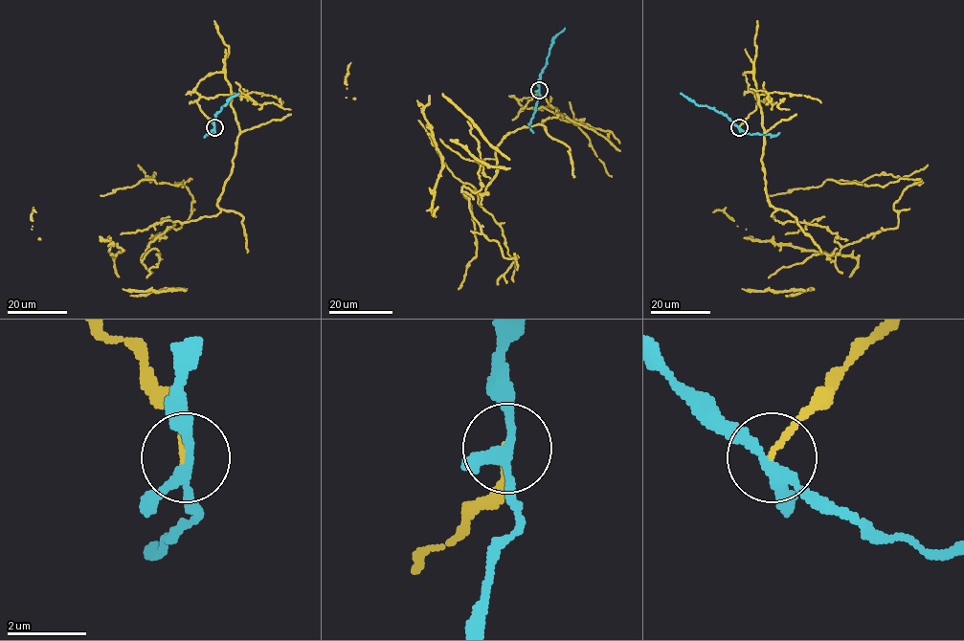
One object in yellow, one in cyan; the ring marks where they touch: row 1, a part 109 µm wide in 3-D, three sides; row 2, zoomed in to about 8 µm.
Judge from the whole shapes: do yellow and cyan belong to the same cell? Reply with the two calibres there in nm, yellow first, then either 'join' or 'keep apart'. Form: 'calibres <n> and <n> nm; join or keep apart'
calibres 170 and 240 nm; keep apart

